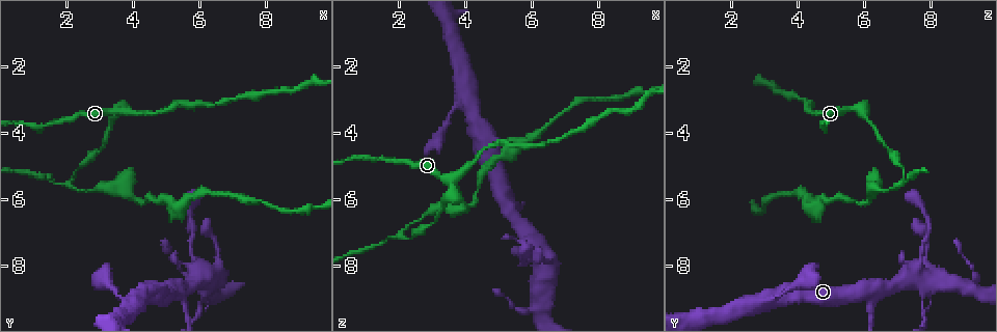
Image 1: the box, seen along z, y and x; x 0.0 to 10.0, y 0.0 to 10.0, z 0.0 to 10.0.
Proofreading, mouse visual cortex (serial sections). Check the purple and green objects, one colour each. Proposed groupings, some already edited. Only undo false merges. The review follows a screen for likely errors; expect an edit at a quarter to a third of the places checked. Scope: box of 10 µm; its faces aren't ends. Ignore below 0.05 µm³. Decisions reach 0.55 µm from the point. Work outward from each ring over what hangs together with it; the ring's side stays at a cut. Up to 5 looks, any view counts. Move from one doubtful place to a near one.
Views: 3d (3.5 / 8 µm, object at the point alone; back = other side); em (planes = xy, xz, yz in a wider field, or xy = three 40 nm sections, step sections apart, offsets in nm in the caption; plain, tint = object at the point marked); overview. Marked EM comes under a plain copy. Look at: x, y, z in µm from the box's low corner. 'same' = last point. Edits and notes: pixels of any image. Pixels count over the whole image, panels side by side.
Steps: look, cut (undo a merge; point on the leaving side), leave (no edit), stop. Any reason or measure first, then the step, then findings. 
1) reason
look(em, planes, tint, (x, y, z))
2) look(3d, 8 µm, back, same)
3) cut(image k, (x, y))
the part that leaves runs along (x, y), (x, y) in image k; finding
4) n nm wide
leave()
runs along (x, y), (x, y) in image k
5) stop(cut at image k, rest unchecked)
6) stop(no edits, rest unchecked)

abrupt turn
look(3d, 3.5 µm, (5.35, 8.70, 6.30))

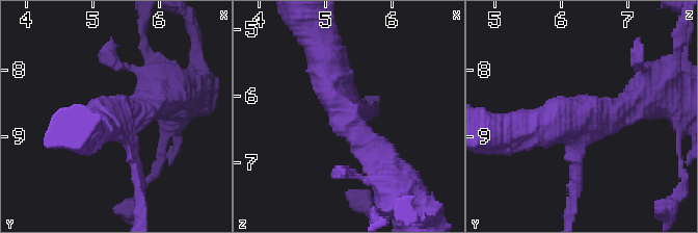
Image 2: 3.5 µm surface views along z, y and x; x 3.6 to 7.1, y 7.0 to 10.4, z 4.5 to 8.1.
now the EM
look(em, planes, tint, (5.35, 8.70, 6.30))

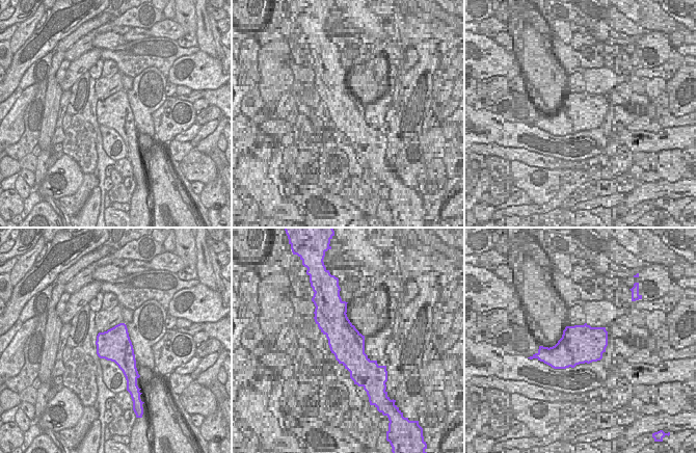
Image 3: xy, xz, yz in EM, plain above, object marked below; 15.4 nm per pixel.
arms of 150, 400, 500 nm
leave()
runs along (323, 55), (329, 92), (383, 172) in image 2; continuous, no second cell

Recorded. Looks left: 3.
small branch off a trunk
look(3d, 8 µm, (6.60, 8.15, 7.90))

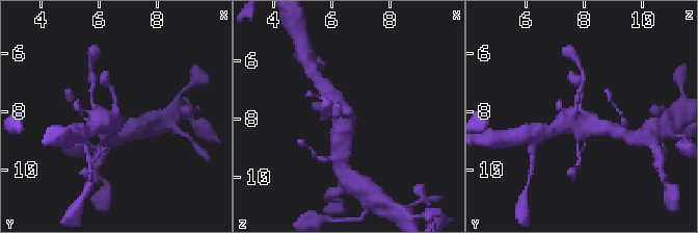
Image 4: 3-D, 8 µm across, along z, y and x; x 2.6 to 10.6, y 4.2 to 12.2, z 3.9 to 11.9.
look(3d, 3.5 µm, back, same)

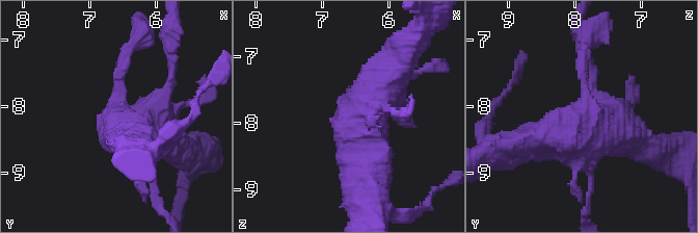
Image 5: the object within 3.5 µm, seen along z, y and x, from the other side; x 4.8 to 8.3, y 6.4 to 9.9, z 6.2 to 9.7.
need the tissue
look(em, xy, step 1, tint, (6.55, 8.15, 7.90))

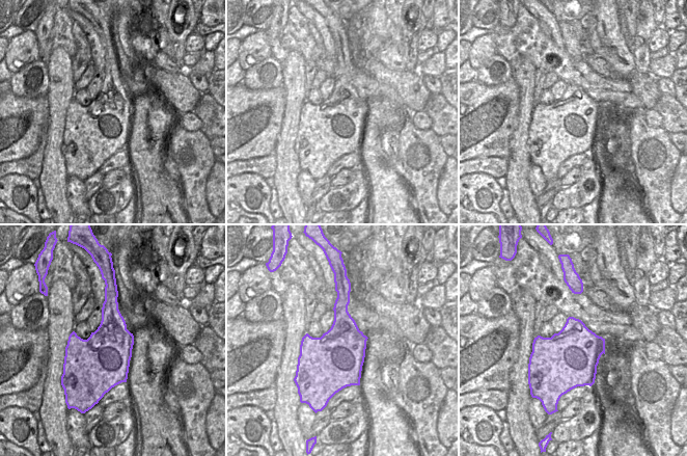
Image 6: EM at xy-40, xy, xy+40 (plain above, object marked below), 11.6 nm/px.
leave()
runs along (403, 52), (361, 122), (371, 170) in image 5; one cell here

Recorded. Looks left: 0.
stop(no edits, rest unchecked)

